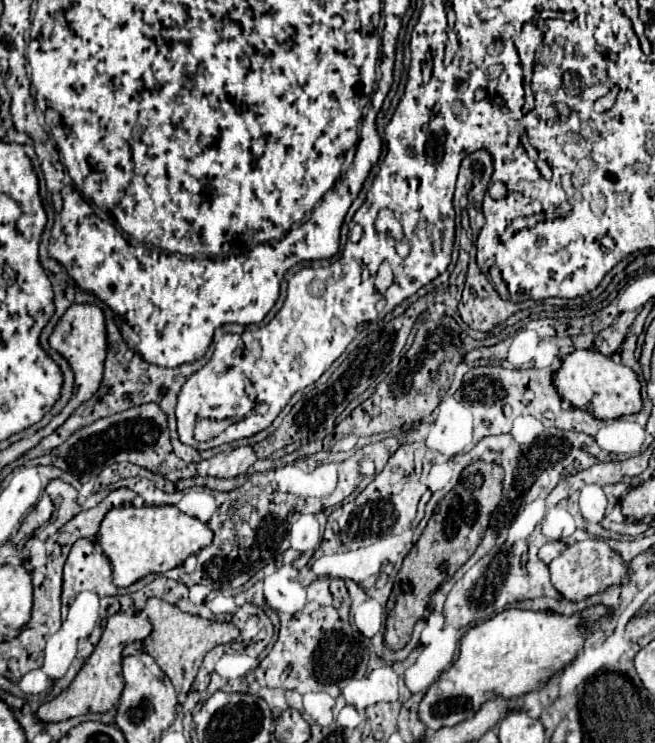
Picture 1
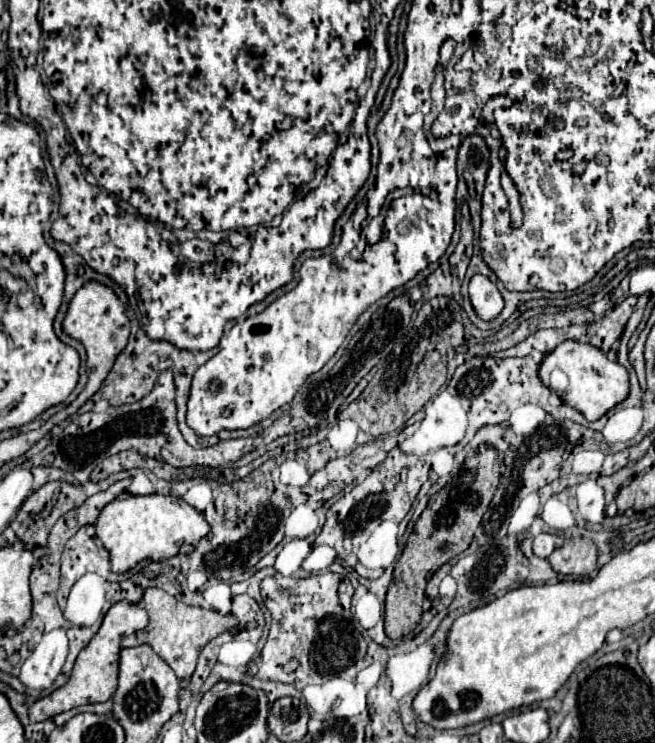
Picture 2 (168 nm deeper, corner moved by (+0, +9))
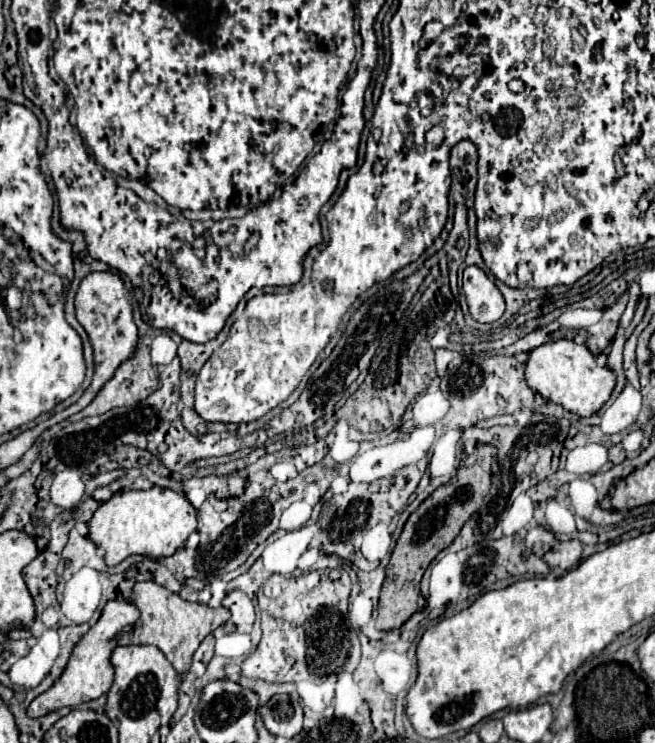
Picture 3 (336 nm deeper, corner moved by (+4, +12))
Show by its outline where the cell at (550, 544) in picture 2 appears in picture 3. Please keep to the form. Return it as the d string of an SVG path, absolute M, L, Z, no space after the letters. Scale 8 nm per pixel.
M542 526L532 528L532 530L528 532L528 536L526 536L526 548L528 548L530 552L534 552L536 556L544 556L544 554L554 546L554 542L556 542L554 534L552 534L550 530L542 528Z

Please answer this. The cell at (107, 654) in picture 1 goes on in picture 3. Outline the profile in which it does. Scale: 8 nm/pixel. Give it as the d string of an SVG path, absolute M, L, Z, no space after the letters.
M118 600L106 602L98 622L74 646L72 656L70 656L68 666L64 668L62 676L54 682L54 686L50 686L46 692L42 692L38 698L32 700L32 704L28 706L28 716L40 718L58 708L64 708L64 706L72 708L72 706L90 702L90 700L106 694L114 682L114 668L110 664L110 654L118 646L118 634L122 632L124 626L132 626L138 620L138 616L140 616L140 612L132 602L118 602Z

